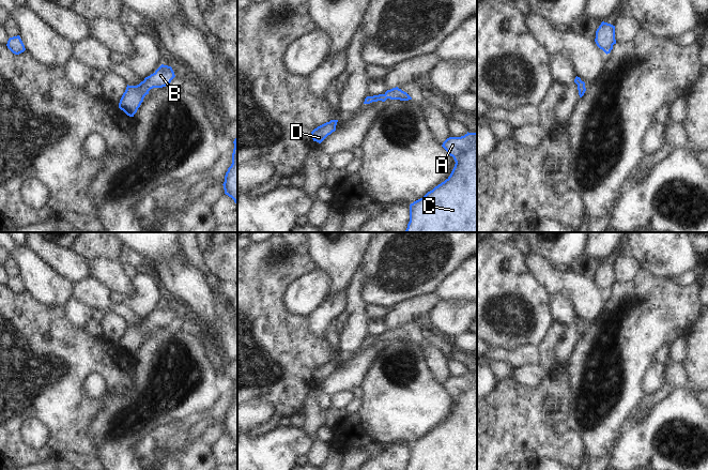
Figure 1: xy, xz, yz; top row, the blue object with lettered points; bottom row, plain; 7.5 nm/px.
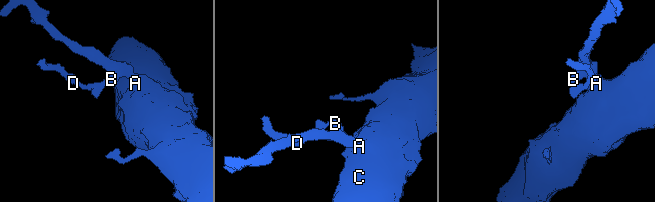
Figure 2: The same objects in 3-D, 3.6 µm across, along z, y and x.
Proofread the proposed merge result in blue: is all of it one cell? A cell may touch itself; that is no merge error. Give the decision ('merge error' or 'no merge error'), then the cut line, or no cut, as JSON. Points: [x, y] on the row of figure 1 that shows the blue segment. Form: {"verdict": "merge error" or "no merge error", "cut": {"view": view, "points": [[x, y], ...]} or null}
{"verdict": "no merge error", "cut": null}

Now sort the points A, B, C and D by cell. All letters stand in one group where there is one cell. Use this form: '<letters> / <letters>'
A B C D

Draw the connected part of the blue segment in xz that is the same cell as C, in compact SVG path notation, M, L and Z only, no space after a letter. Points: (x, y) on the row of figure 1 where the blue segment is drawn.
M477 133L447 138L442 147L456 164L450 176L410 204L405 232L477 232Z

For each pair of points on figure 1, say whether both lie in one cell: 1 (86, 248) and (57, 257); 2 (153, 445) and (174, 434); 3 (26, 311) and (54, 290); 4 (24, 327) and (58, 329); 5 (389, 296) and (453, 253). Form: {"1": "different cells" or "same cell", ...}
{"1": "different cells", "2": "same cell", "3": "different cells", "4": "same cell", "5": "same cell"}

